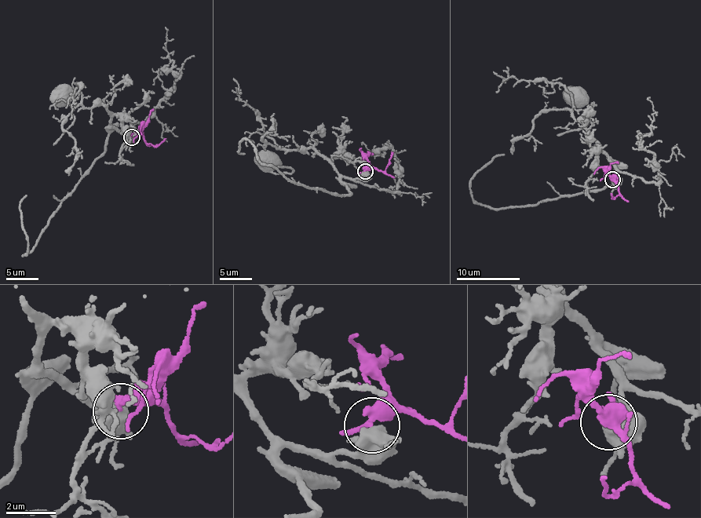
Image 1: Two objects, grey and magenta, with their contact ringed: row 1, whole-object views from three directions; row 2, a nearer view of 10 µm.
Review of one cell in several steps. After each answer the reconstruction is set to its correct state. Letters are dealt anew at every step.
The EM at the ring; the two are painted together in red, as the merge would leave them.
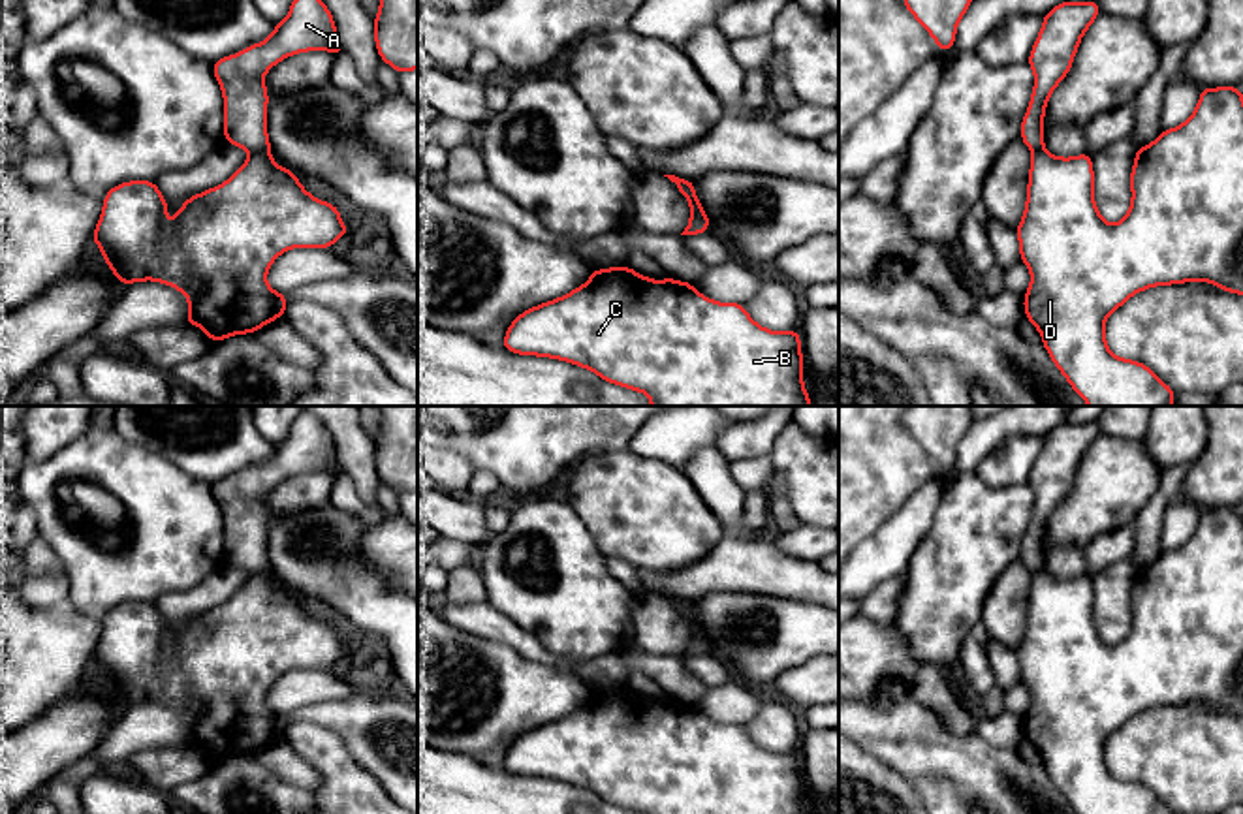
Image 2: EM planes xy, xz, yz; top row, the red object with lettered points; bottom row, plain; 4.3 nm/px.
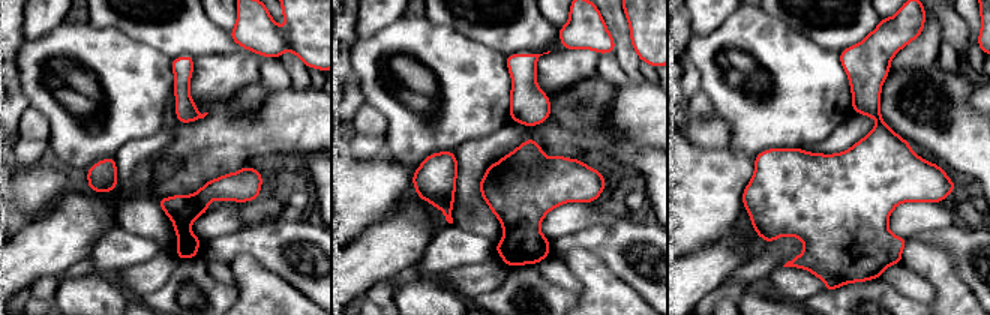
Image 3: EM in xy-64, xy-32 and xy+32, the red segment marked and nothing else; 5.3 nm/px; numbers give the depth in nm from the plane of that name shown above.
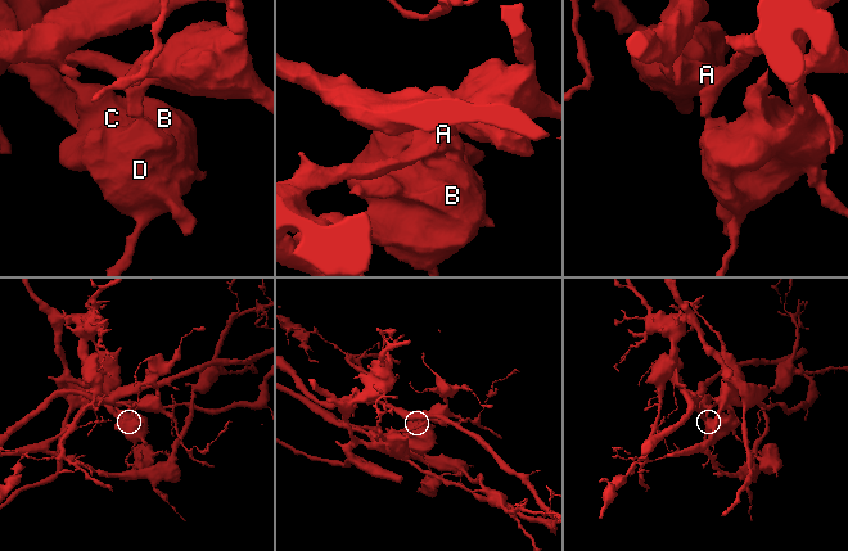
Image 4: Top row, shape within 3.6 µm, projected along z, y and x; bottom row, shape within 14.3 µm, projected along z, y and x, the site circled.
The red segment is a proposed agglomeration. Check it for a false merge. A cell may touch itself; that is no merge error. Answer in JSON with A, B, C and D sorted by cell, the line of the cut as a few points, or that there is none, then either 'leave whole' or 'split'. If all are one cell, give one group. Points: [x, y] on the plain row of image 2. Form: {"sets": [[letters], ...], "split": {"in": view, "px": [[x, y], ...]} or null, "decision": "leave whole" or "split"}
{"sets": [["A"], ["B", "C", "D"]], "split": {"in": "xy", "px": [[269, 572], [254, 572], [251, 576]]}, "decision": "split"}

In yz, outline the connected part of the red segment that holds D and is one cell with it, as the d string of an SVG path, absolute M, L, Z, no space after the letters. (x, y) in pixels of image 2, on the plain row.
M1202 508L1194 534L1156 562L1136 570L1130 594L1132 622L1119 645L1108 645L1094 624L1091 575L1061 579L1032 573L1023 639L1015 650L1021 682L1031 692L1025 739L1040 752L1042 765L1076 814L1175 814L1155 791L1113 776L1104 744L1132 716L1170 705L1202 701L1243 716L1243 515L1237 508Z

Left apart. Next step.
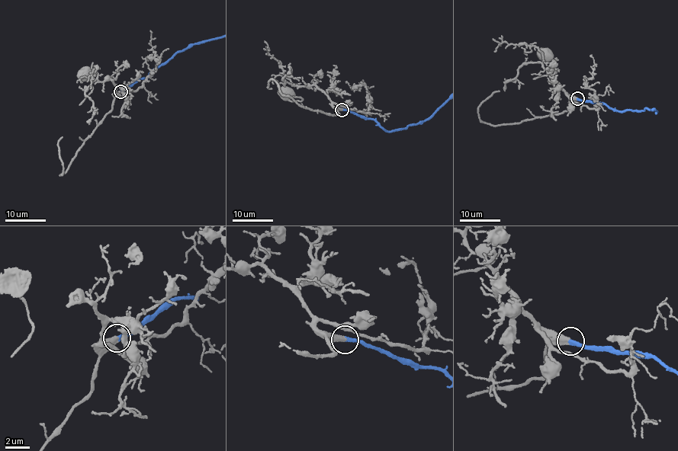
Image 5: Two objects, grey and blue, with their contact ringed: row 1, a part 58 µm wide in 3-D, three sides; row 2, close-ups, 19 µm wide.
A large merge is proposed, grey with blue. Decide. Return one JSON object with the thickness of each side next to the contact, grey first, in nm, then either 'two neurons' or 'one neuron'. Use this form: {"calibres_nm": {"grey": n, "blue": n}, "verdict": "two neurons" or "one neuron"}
{"calibres_nm": {"grey": 500, "blue": 360}, "verdict": "one neuron"}

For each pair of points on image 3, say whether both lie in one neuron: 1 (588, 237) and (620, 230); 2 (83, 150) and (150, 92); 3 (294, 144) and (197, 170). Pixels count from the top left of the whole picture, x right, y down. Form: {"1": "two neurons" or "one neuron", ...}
{"1": "one neuron", "2": "one neuron", "3": "one neuron"}

